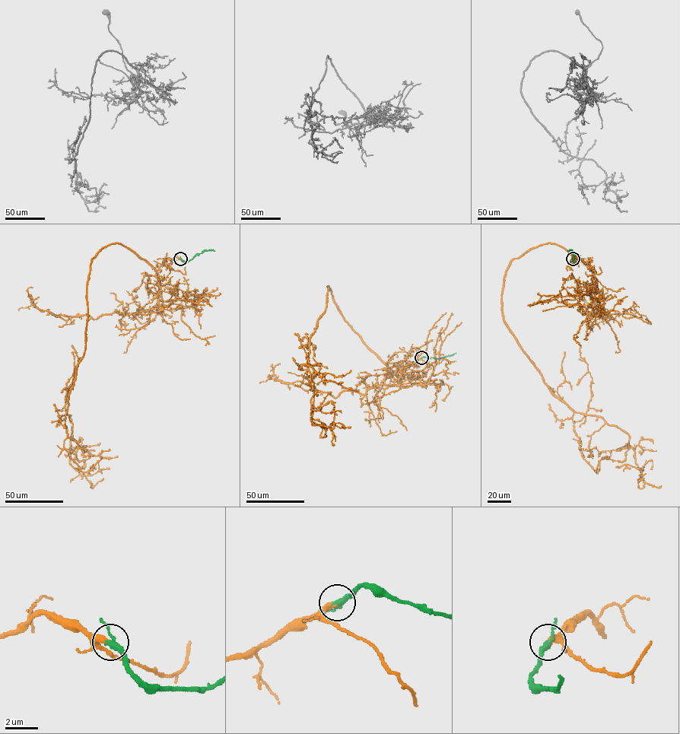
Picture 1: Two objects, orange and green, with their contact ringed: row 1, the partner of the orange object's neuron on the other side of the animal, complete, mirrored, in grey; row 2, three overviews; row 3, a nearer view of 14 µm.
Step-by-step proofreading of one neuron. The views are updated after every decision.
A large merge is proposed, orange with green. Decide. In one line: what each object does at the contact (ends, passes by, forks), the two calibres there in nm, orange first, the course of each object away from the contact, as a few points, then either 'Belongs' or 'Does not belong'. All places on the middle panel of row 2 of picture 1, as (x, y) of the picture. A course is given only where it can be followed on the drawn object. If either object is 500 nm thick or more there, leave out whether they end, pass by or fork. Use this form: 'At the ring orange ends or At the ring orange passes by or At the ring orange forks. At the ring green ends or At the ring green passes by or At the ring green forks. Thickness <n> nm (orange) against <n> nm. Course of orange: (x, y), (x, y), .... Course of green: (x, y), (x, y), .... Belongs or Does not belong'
At the ring orange ends. At the ring green passes by. Thickness 360 nm (orange) against 300 nm. Course of orange: (421, 357), (398, 376), (345, 320), (328, 287), (307, 360), (315, 424), (328, 427), (333, 421), (330, 400). Course of green: (421, 357), (440, 359), (455, 353). Belongs

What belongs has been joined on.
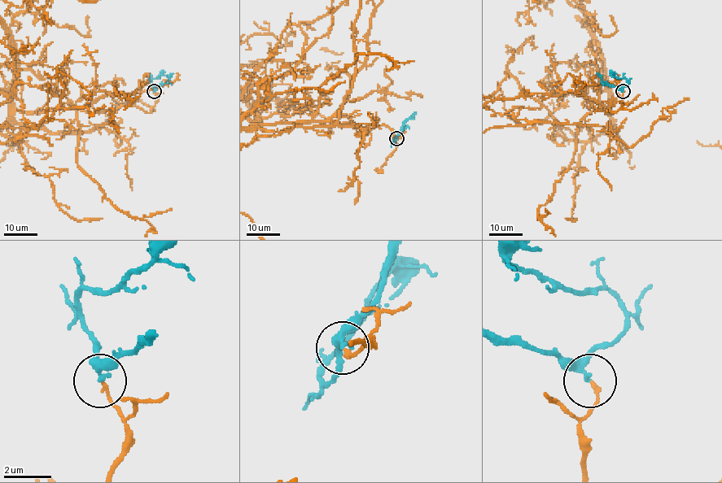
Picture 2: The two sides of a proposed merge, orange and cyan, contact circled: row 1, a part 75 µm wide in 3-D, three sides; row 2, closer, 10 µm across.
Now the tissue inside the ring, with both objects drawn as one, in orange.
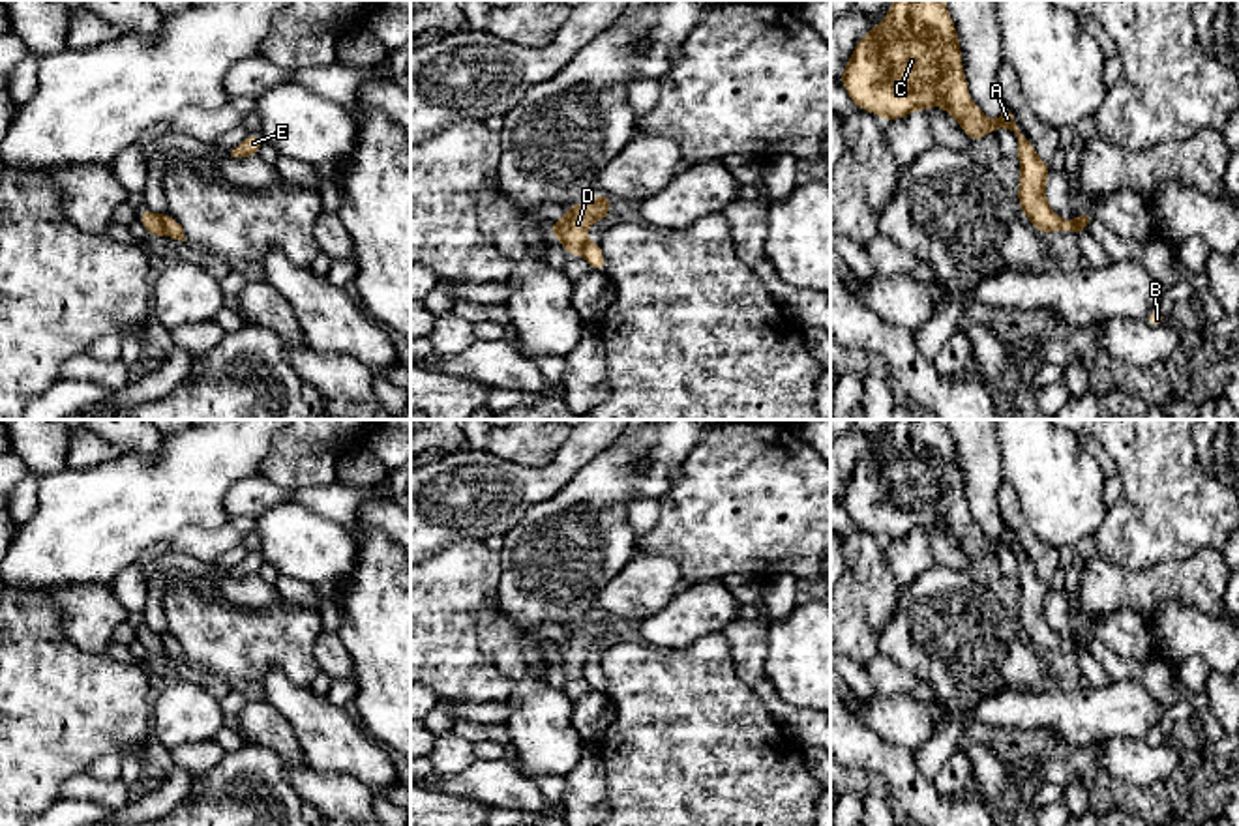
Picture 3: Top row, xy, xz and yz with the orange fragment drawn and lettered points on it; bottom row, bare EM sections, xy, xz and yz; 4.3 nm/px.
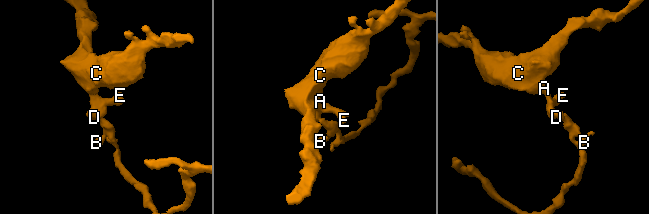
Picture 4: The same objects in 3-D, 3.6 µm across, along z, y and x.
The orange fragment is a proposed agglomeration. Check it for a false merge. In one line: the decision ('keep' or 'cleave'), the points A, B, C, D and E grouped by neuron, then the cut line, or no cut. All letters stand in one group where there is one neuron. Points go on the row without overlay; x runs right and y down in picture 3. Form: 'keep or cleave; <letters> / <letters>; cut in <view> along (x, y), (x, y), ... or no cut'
cleave; A C D E / B; cut in xy along (160, 635), (165, 652)

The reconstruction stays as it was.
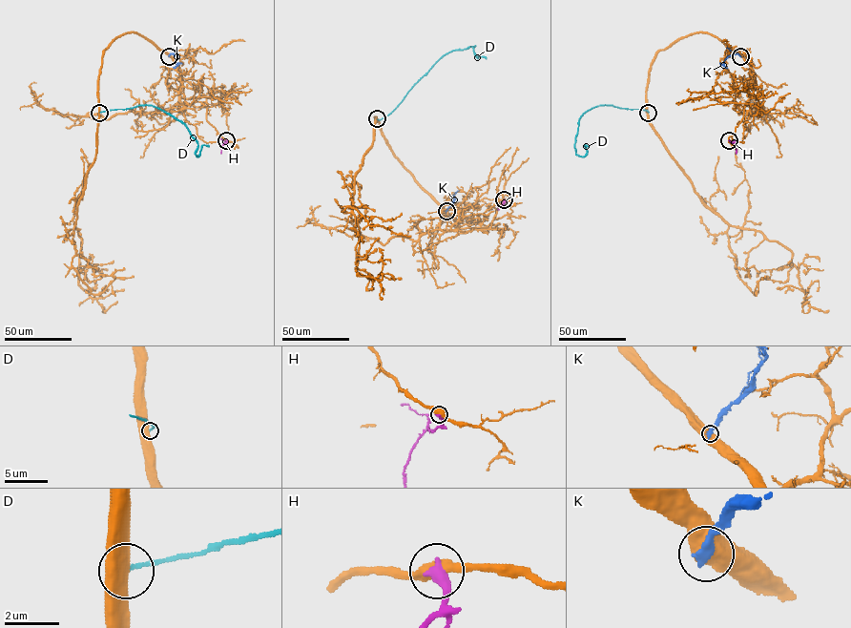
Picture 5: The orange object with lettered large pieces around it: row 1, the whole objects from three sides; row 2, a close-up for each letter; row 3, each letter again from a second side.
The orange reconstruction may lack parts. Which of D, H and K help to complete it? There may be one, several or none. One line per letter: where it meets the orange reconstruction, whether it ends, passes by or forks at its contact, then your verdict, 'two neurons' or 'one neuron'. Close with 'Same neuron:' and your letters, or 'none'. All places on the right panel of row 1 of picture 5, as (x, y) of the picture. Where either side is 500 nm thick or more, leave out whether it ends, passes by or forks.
D: meets orange at (648, 113); two neurons
H: meets orange at (729, 140); it ends there; two neurons
K: meets orange at (740, 56); two neurons
Same neuron: none

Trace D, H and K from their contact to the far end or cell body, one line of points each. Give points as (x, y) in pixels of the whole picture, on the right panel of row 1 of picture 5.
D: (648, 113), (605, 105), (591, 108), (579, 120), (575, 154), (584, 156), (587, 152), (585, 145), (588, 146)
H: (729, 140), (735, 142), (736, 153)
K: (740, 56), (731, 54), (724, 65), (719, 63)

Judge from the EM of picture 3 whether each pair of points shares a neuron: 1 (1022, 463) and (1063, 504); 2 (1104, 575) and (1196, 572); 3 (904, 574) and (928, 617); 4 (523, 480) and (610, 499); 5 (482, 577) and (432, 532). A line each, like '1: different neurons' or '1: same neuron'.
1: same neuron
2: same neuron
3: different neurons
4: different neurons
5: different neurons

